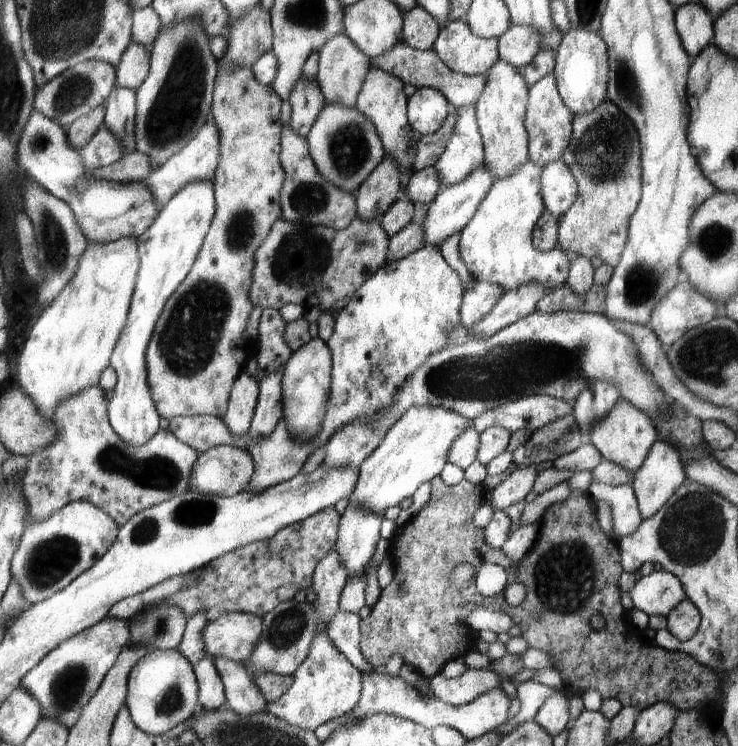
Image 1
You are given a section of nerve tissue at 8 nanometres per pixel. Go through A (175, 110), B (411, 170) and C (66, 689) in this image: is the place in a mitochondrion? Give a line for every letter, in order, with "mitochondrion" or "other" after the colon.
A: mitochondrion
B: other
C: mitochondrion

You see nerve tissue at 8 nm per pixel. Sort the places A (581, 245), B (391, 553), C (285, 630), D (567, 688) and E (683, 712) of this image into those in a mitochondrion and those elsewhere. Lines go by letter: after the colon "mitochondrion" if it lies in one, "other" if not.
A: other
B: other
C: mitochondrion
D: other
E: other

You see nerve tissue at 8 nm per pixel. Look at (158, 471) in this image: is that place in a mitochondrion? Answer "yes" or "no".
yes

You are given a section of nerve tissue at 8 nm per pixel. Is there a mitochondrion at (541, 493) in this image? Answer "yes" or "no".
no

